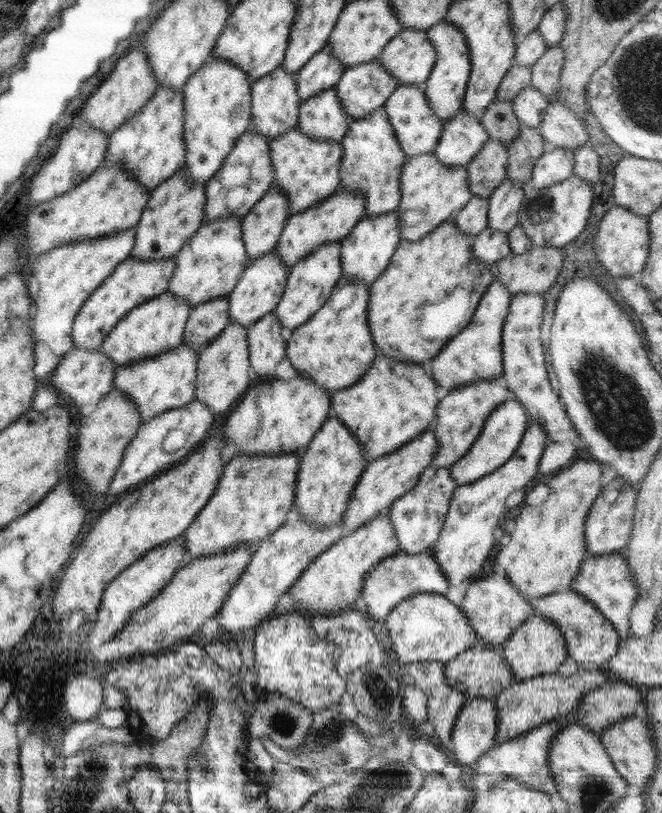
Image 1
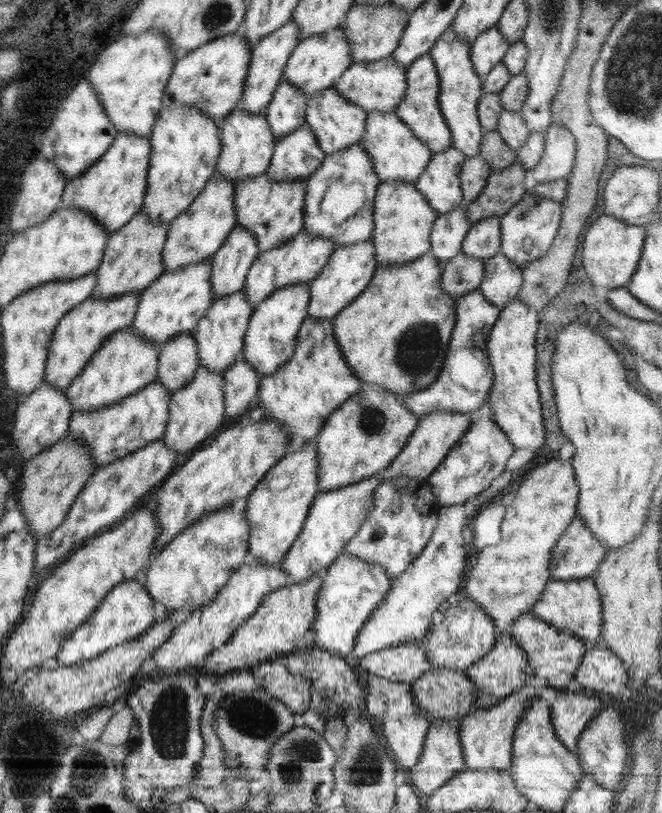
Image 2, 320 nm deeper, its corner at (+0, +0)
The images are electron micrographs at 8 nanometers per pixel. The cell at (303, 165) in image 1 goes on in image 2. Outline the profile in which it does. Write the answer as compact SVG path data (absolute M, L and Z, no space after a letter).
M268 172L236 182L234 207L239 226L249 230L257 240L259 252L266 252L286 243L303 230L303 210L306 202L307 179L274 182Z

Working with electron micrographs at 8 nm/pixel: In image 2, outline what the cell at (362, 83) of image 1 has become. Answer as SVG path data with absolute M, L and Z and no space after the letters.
M330 86L309 97L305 110L305 122L316 134L316 141L320 149L324 151L324 155L332 155L332 152L335 153L360 143L365 133L367 114L368 112L361 106L352 104L347 98L341 98L337 90Z

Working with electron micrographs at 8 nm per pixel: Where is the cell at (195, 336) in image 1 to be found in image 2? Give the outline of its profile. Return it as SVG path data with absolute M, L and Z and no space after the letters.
M192 331L185 332L161 346L157 380L173 394L194 378L200 366L196 339Z

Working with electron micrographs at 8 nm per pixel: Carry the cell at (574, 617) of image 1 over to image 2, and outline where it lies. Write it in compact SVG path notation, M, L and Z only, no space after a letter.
M530 612L522 614L512 626L512 639L518 643L518 647L528 655L529 674L532 677L544 678L548 683L548 687L556 690L564 690L571 688L572 690L580 690L580 685L575 687L574 680L578 665L584 654L588 652L584 641L576 639L570 632L560 631L548 623L544 623L542 619L536 619L534 614Z

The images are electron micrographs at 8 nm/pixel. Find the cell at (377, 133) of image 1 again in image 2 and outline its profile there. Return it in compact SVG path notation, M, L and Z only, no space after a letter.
M361 144L332 152L326 155L320 168L307 179L306 202L303 210L303 230L312 236L321 236L331 240L336 246L348 246L360 241L370 240L373 231L373 210L377 186L381 183L376 177L374 165Z

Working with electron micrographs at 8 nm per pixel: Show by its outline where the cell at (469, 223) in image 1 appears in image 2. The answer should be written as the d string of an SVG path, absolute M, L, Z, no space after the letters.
M460 206L446 214L438 215L434 221L430 233L430 250L441 263L461 252L462 242L471 227L471 222L465 215L467 210L467 207Z

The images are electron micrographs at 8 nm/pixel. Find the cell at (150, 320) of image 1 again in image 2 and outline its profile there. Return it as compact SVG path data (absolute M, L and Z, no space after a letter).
M133 325L115 332L103 345L91 356L83 371L71 382L65 390L69 403L74 411L98 410L119 402L125 396L130 396L142 390L157 380L157 368L159 352L156 347L141 338Z

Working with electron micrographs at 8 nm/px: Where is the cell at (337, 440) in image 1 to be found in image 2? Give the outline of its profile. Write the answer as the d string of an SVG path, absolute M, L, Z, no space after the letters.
M315 440L306 441L302 450L272 465L247 497L245 515L250 526L249 559L270 565L280 563L300 534L318 492L315 444Z

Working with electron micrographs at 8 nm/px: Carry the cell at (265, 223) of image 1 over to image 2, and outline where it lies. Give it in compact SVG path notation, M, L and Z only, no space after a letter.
M238 223L212 256L214 300L243 290L250 266L259 254L255 236Z

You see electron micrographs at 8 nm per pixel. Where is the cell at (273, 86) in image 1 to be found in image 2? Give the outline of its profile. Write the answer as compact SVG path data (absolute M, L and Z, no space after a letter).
M240 107L228 115L219 126L222 150L216 160L216 175L222 175L232 182L238 182L268 171L272 156L274 156L276 141L274 141L274 134L272 134L264 111L249 112Z

